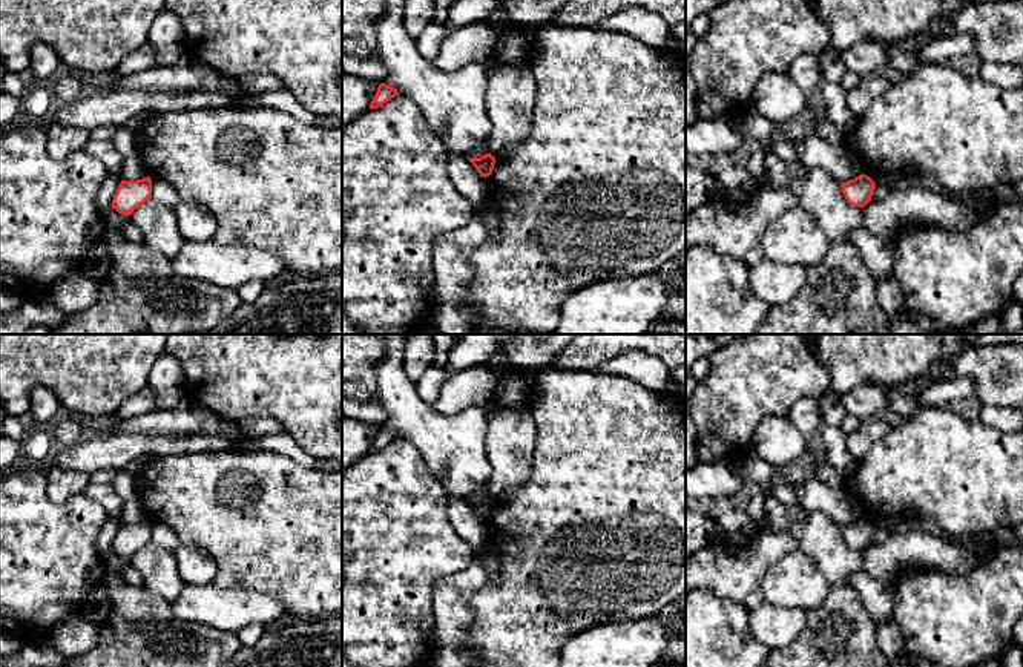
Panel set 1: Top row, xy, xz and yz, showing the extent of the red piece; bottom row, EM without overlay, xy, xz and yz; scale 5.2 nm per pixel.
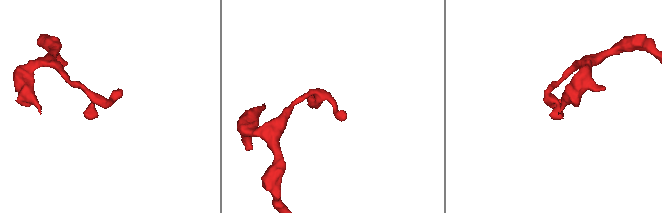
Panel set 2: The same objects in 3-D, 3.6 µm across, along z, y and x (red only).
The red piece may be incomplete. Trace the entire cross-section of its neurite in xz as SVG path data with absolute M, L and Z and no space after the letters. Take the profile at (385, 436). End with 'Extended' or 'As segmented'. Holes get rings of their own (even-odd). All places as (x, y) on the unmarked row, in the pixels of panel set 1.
M380 426L377 431L377 435L370 448L370 452L377 452L377 451L383 449L387 445L390 445L396 439L399 439L397 432L385 428L385 426Z. As segmented

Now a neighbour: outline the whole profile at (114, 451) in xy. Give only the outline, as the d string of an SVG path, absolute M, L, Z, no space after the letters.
M106 432L84 435L54 457L52 466L94 474L100 469L121 471L143 455L164 457L187 452L236 452L242 440L225 435L189 434L176 437Z

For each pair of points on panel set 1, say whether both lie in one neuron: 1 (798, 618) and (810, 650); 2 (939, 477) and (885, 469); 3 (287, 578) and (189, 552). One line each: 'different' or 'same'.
1: different
2: same
3: different

